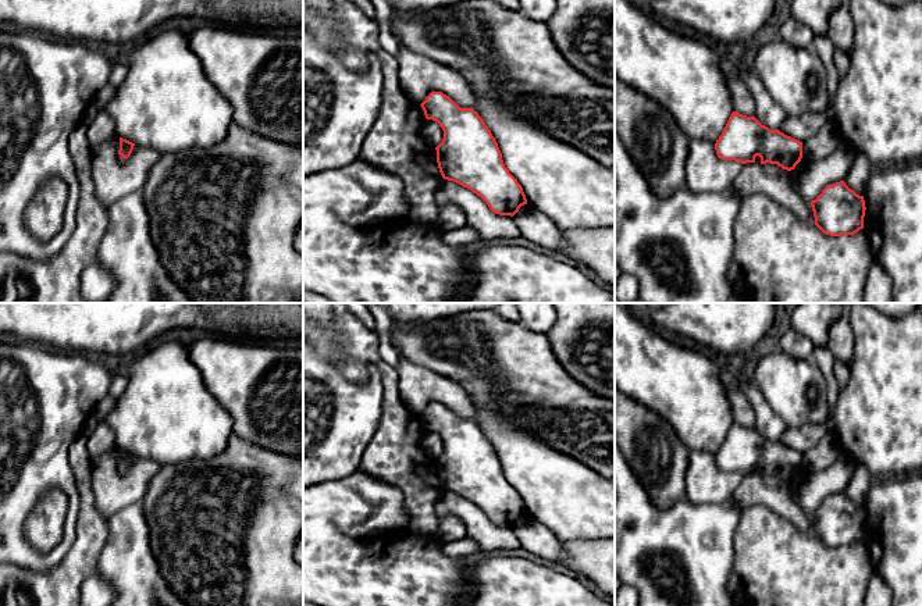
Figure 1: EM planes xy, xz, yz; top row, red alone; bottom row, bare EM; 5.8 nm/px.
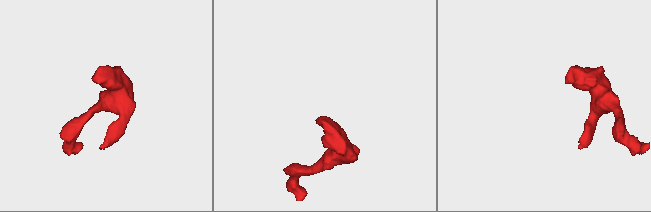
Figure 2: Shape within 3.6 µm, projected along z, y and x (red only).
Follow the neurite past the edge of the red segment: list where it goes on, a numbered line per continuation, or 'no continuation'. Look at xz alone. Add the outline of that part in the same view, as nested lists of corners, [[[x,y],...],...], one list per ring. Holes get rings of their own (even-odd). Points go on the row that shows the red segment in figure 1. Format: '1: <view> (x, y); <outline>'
no continuation

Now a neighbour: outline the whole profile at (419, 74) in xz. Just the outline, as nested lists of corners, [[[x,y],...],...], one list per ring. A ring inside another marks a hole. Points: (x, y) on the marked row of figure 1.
[[[402,44],[398,61],[401,86],[414,103],[421,104],[431,92],[442,92],[459,107],[473,108],[470,83],[458,69]]]

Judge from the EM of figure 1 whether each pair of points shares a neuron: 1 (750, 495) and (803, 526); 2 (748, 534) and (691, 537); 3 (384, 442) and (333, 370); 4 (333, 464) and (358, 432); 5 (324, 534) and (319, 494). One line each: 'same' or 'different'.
1: same
2: different
3: different
4: same
5: different

